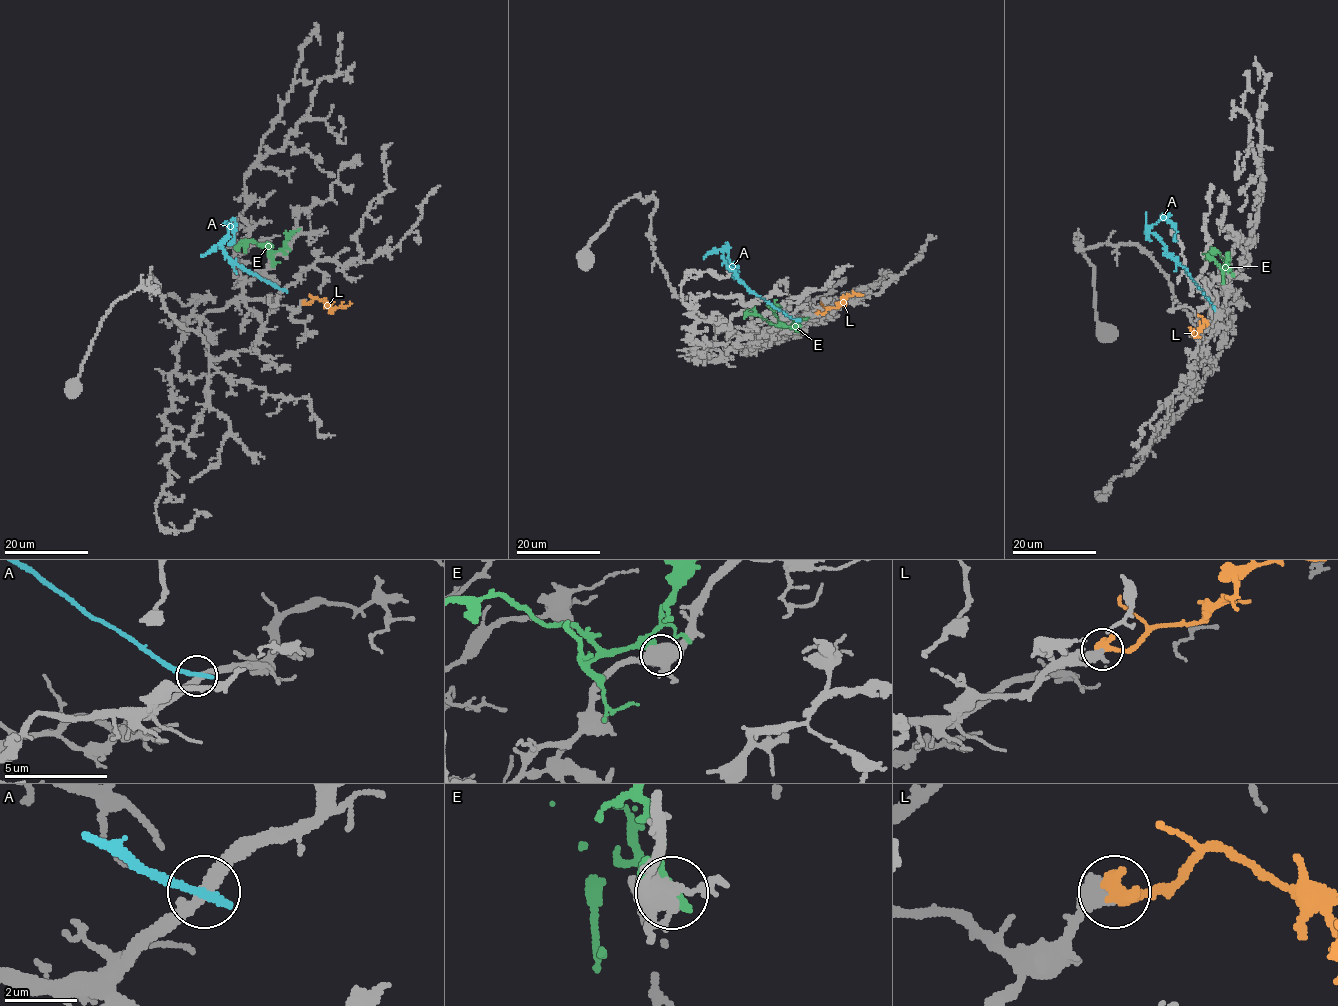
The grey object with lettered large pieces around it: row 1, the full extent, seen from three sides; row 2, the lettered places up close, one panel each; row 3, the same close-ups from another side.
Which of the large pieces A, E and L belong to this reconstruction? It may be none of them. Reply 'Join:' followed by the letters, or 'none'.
Join: L

